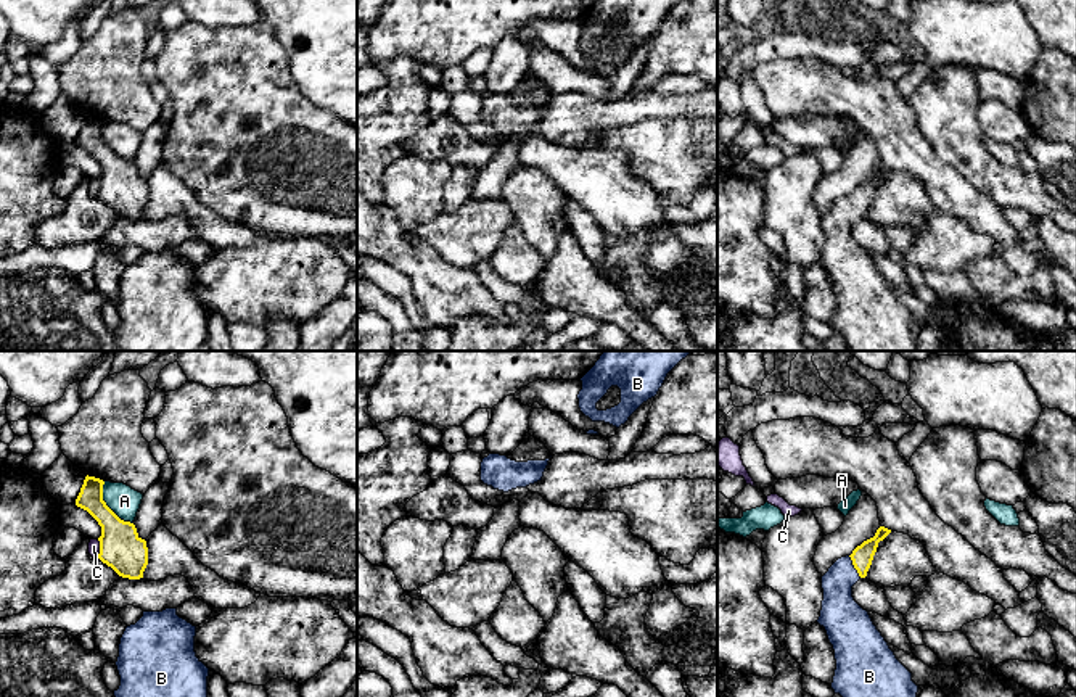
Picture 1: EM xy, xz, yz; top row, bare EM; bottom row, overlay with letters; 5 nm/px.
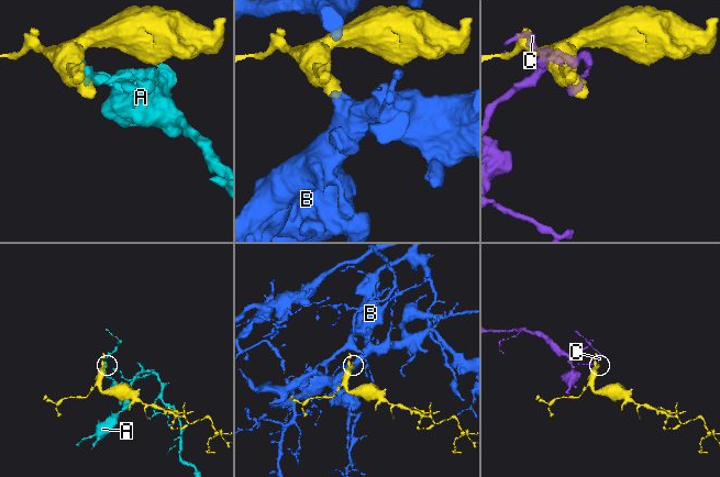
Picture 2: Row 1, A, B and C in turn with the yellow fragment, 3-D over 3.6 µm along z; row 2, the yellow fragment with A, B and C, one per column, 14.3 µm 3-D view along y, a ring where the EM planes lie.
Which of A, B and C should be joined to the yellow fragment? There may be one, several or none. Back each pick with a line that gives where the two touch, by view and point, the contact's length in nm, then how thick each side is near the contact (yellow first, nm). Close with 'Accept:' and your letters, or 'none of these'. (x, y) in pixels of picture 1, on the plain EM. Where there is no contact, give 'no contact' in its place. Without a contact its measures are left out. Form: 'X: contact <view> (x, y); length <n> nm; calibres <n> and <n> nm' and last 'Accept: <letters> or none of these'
B: contact yz (854, 206); length 130 nm; calibres 110 and 200 nm
Accept: B

